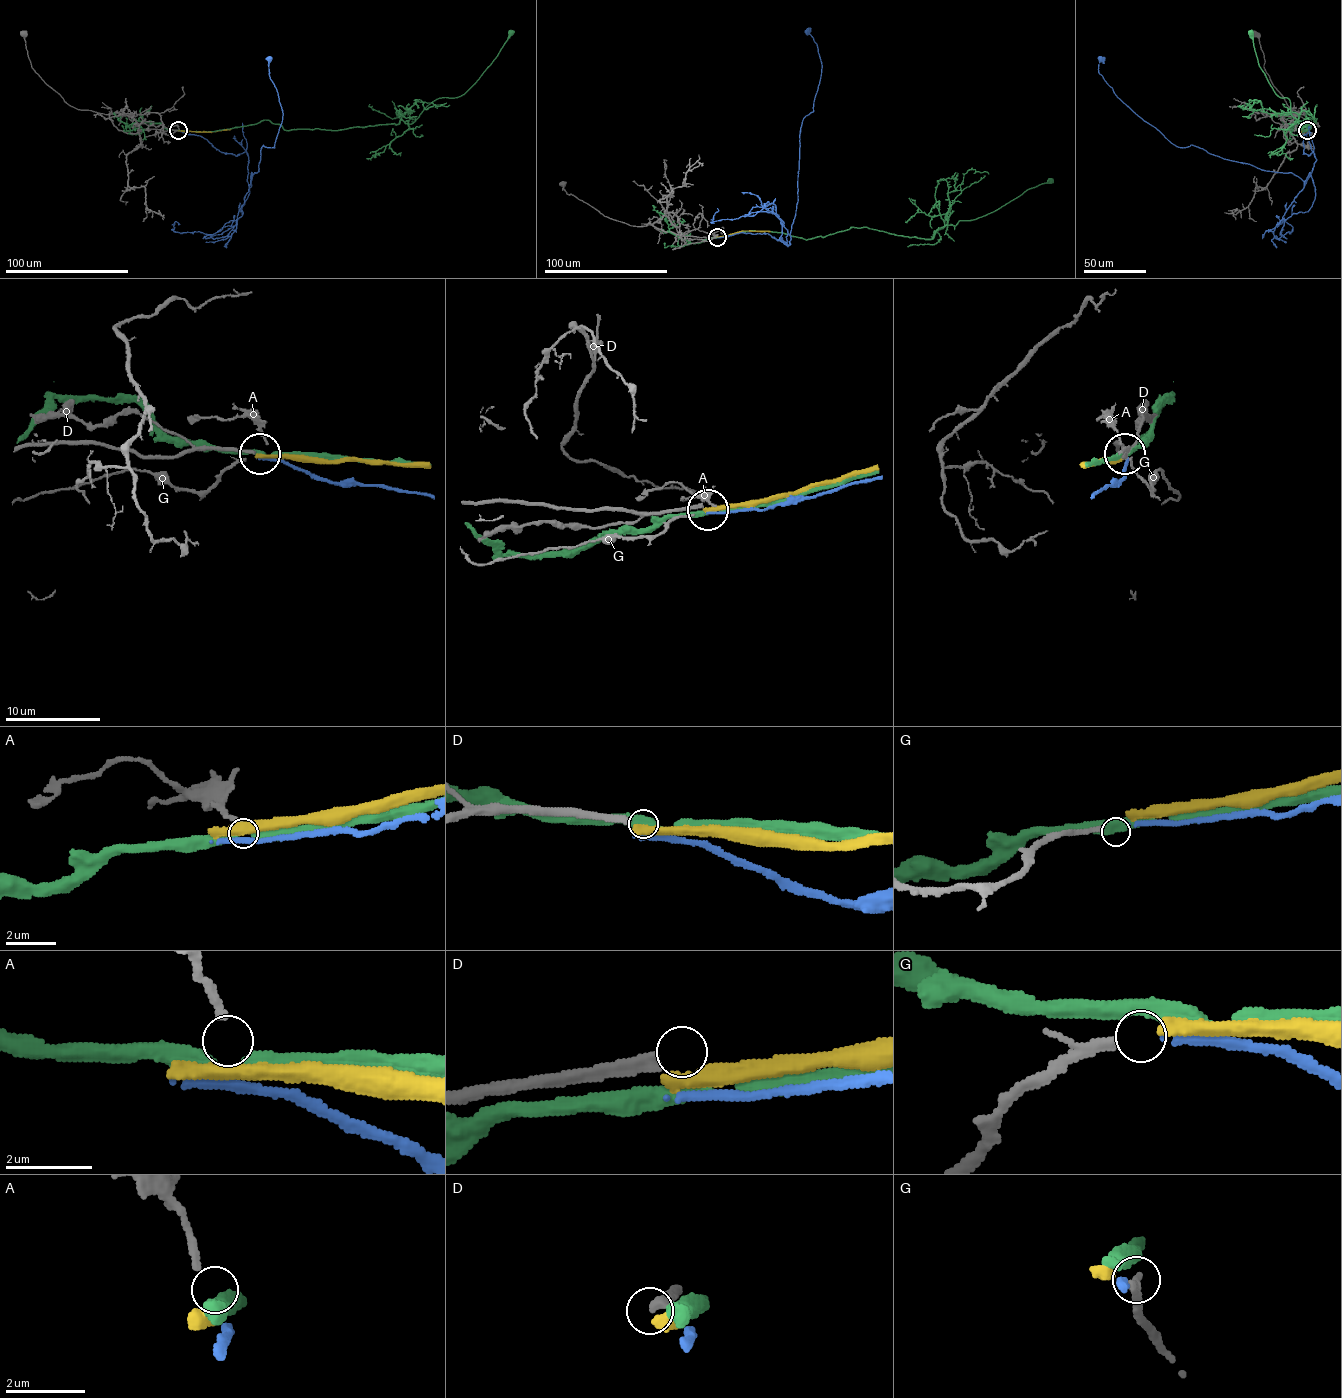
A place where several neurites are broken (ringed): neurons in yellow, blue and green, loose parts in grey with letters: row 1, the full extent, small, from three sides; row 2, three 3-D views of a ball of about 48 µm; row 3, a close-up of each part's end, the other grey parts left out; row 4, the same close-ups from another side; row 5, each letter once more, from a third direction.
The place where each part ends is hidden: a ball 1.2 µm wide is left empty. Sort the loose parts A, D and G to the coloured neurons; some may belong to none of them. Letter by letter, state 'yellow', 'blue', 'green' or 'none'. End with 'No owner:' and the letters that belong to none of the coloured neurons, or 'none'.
A: none
D: none
G: blue
No owner: A, D

